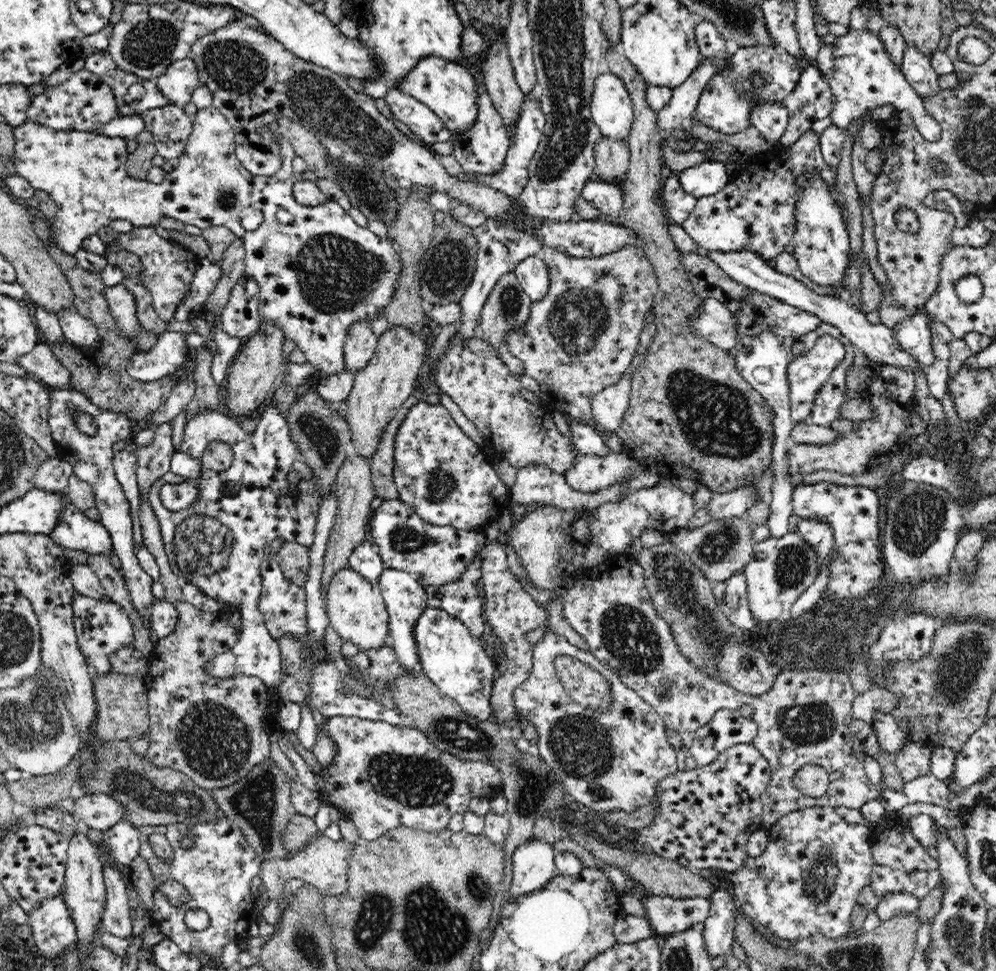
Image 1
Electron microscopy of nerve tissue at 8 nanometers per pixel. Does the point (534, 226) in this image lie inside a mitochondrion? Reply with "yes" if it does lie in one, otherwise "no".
no

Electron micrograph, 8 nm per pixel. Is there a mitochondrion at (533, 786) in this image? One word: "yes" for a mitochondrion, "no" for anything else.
yes

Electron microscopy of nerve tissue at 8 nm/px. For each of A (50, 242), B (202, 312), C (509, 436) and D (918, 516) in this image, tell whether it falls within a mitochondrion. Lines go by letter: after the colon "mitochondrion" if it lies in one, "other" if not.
A: other
B: other
C: other
D: mitochondrion

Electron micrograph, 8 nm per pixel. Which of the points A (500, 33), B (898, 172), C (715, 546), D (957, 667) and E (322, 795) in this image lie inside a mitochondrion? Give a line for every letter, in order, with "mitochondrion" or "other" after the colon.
A: other
B: other
C: mitochondrion
D: mitochondrion
E: other

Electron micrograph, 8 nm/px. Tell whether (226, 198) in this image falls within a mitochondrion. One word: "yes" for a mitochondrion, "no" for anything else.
yes

